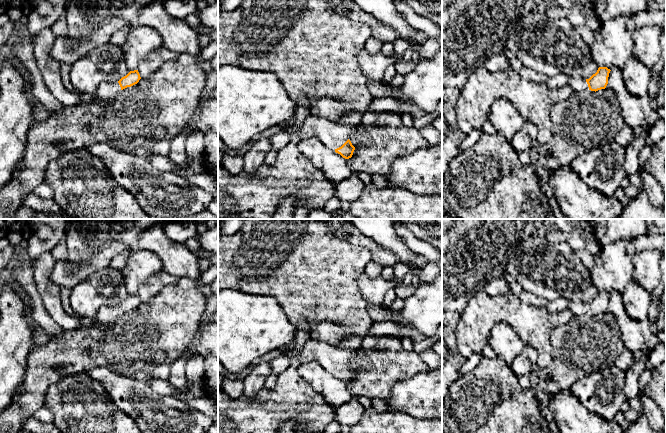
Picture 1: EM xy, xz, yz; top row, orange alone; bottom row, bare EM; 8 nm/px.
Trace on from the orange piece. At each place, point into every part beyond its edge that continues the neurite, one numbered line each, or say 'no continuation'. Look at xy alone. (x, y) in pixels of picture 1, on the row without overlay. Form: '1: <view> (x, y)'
1: xy (105, 314)

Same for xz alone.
1: xz (333, 359)

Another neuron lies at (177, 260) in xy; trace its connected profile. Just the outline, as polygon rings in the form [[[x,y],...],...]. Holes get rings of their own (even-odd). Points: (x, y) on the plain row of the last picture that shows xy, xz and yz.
[[[161,226],[147,229],[129,249],[154,252],[162,262],[163,271],[178,278],[199,280],[202,276],[199,254],[190,251],[184,243],[172,241]]]

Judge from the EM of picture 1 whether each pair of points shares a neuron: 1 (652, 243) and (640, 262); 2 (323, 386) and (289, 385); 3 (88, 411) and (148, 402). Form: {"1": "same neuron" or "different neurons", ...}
{"1": "different neurons", "2": "different neurons", "3": "different neurons"}

